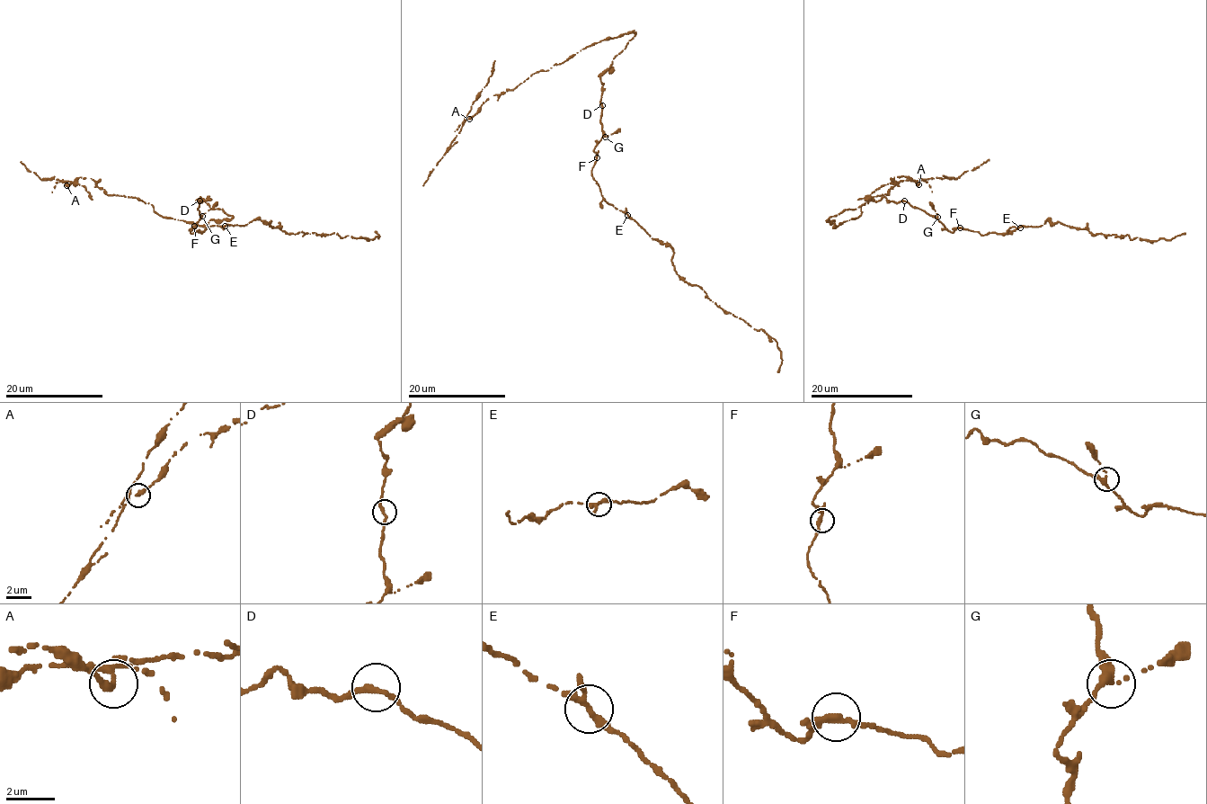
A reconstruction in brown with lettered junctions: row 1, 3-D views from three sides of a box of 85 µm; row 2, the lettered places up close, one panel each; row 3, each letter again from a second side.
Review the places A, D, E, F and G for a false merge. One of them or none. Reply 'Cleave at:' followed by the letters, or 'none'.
Cleave at: A

